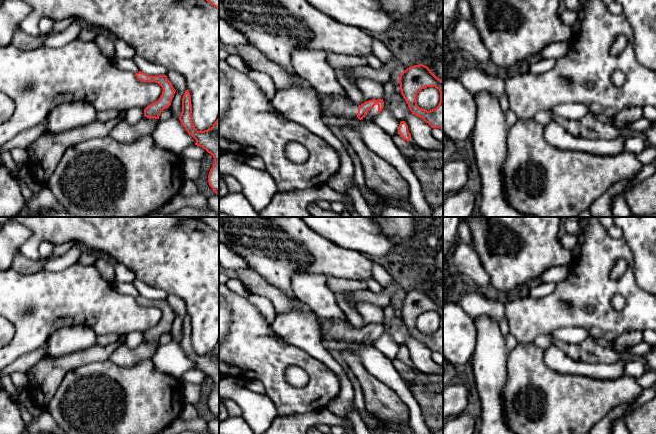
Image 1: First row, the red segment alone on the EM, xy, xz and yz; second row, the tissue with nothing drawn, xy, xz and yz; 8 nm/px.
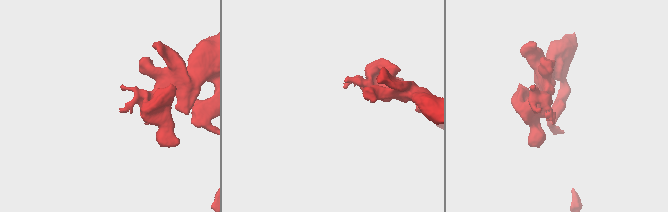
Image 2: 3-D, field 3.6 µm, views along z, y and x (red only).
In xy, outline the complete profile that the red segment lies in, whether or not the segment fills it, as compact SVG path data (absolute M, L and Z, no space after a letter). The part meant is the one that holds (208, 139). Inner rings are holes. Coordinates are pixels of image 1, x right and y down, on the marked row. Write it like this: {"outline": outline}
{"outline": "M187 89L182 98L182 112L179 120L185 130L195 140L195 145L202 147L214 158L214 164L208 175L208 183L212 190L219 194L219 117L213 126L204 131L198 131L192 121L191 95Z"}

